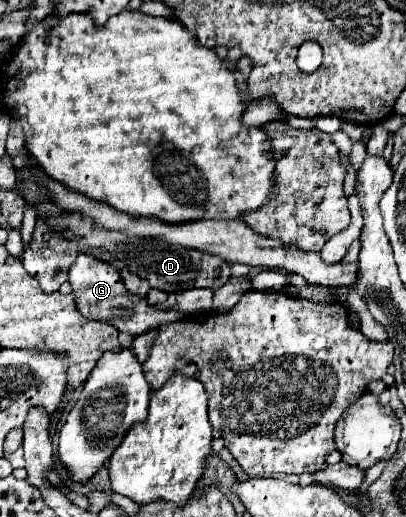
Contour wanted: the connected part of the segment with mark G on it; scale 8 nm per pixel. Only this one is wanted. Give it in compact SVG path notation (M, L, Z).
M81 252L77 256L77 260L73 262L73 266L69 270L69 280L73 286L77 308L79 308L79 312L83 312L85 318L103 320L107 324L113 324L119 332L127 332L129 336L139 336L139 334L159 328L161 324L177 322L183 318L183 312L177 308L159 310L159 308L151 306L145 296L141 298L137 294L125 292L125 284L119 276L119 270L101 258L93 258L91 254Z

